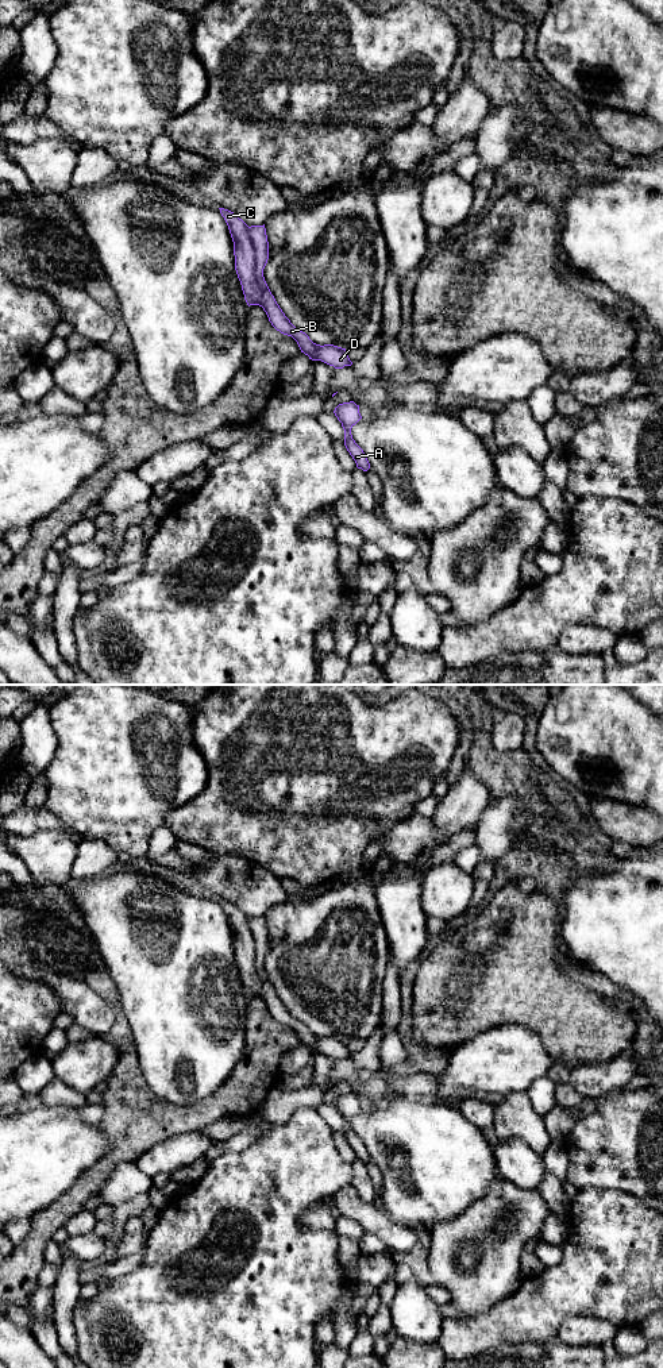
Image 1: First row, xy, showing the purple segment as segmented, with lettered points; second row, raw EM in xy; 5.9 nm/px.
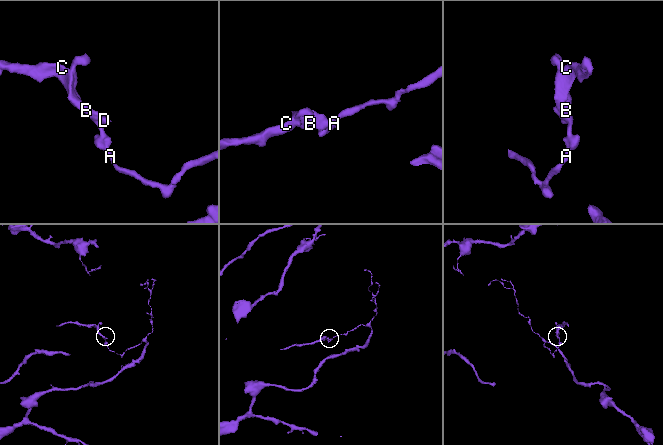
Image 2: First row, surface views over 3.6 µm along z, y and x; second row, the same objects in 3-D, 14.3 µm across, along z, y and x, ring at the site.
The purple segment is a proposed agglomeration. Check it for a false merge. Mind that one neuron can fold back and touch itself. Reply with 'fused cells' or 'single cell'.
fused cells

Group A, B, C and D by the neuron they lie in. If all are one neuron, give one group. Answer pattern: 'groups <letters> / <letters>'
groups A B / C D

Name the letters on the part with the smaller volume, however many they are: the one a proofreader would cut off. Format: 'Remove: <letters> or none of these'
Remove: C, D

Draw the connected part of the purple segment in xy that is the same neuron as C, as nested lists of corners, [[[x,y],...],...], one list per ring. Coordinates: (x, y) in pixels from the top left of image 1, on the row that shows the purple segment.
[[[219,208],[224,217],[232,242],[235,255],[235,270],[242,285],[247,305],[259,305],[263,302],[263,290],[257,278],[255,250],[250,238],[250,227],[234,212]]]

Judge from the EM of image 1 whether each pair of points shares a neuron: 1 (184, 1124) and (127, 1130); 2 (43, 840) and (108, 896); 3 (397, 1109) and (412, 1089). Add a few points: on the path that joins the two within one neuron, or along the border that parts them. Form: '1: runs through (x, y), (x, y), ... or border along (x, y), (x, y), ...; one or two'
1: runs through (170, 1124), (141, 1124); one
2: border along (70, 874), (64, 886); two
3: border along (408, 1094), (416, 1098), (431, 1099); two

